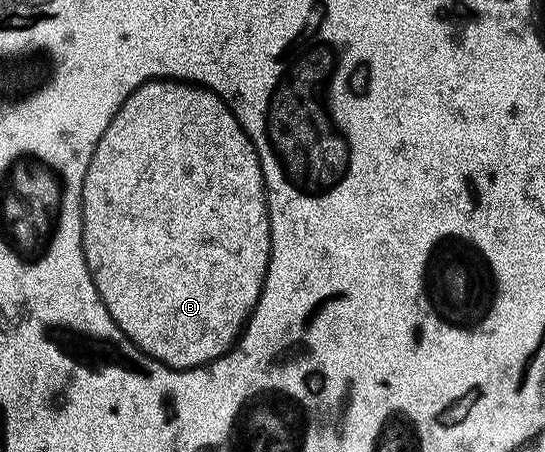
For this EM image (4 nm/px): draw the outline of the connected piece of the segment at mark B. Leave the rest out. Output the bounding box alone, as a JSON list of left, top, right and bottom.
[81,78,271,370]

